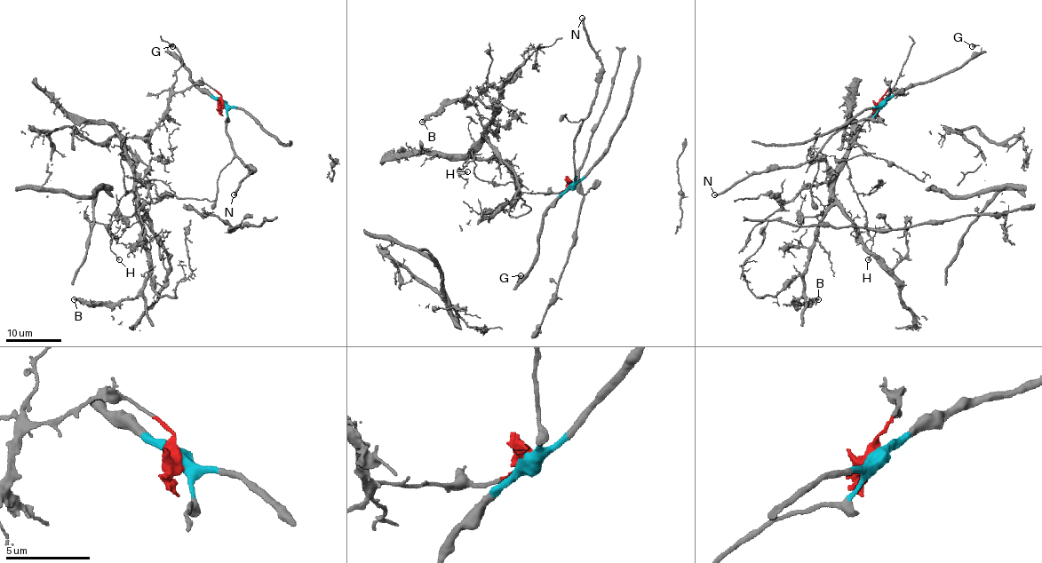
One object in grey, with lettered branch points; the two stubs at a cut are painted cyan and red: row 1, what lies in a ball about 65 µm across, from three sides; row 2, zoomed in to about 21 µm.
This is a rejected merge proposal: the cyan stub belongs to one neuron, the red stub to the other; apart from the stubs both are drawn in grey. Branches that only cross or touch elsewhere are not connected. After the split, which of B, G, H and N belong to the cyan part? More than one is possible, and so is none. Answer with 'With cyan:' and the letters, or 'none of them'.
With cyan: G, N

